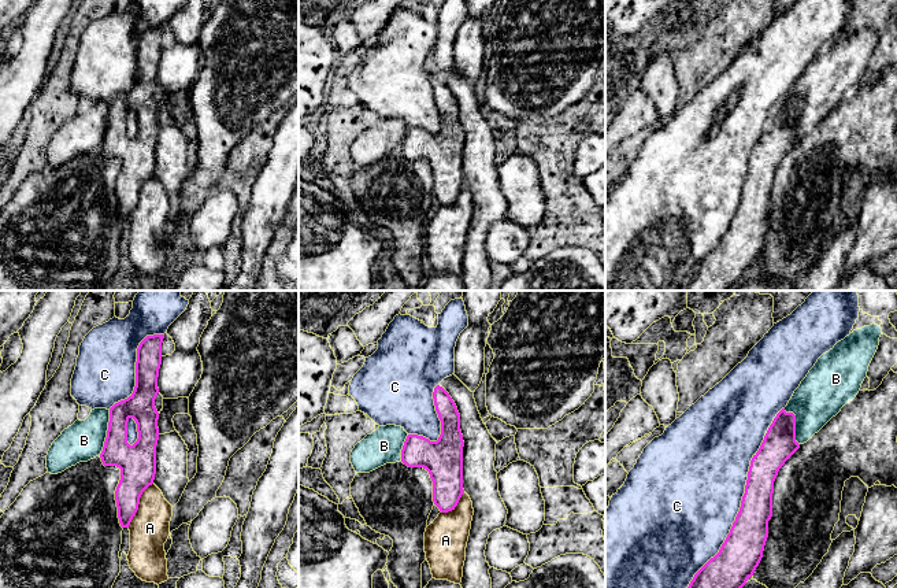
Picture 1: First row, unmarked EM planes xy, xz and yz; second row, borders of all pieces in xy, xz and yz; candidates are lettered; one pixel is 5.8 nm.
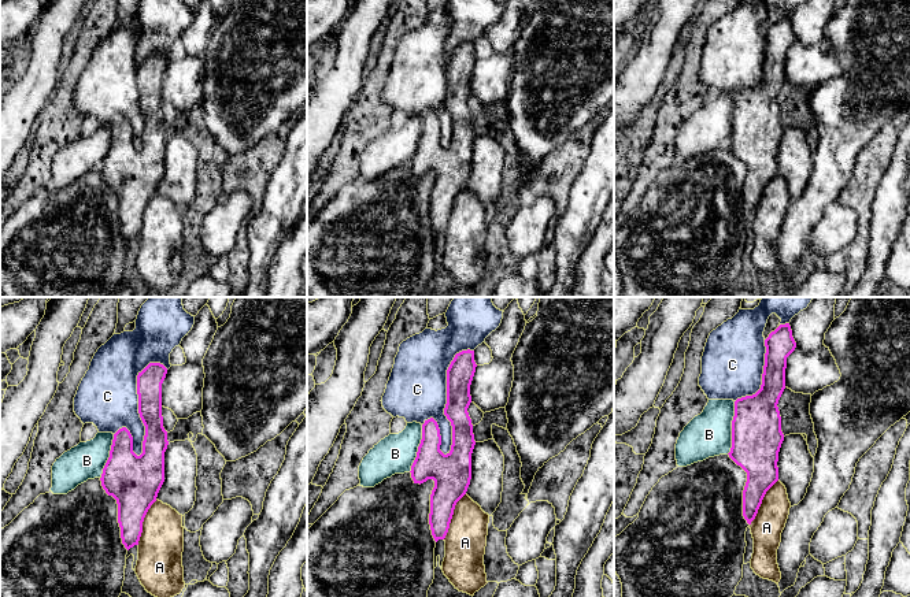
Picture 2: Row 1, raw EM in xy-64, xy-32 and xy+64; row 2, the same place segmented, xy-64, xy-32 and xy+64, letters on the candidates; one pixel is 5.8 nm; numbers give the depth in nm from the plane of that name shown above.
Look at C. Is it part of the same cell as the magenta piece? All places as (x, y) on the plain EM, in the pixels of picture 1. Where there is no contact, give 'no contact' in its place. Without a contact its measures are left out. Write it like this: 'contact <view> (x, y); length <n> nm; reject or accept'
contact yz (741, 195); length 1250 nm; reject

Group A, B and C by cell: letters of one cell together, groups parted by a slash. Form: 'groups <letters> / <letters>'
groups A / B / C

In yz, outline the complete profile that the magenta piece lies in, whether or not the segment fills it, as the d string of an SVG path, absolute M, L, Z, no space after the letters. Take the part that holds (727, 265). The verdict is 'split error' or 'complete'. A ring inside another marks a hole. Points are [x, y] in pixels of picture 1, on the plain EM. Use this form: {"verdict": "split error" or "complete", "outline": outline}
{"verdict": "complete", "outline": "M782 101L770 118L759 144L753 148L748 164L745 186L730 226L719 245L693 270L679 291L731 291L753 269L768 230L768 214L772 210L774 174L779 162L800 141L796 134L796 108Z"}

